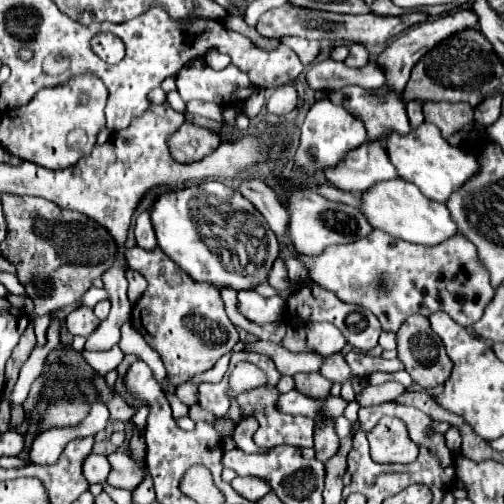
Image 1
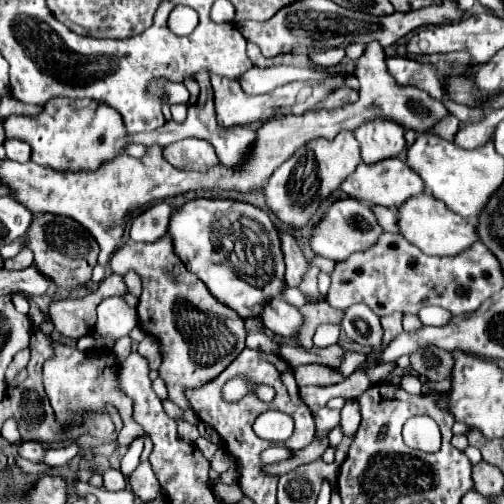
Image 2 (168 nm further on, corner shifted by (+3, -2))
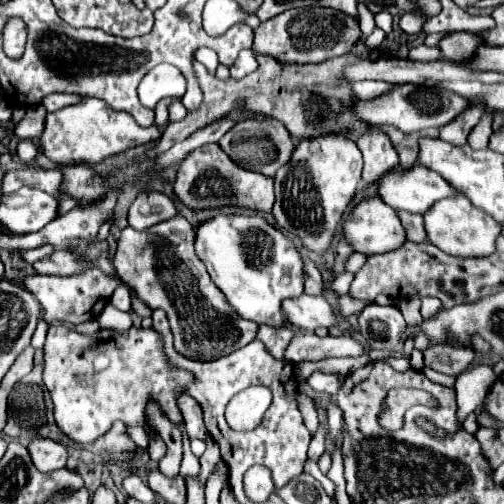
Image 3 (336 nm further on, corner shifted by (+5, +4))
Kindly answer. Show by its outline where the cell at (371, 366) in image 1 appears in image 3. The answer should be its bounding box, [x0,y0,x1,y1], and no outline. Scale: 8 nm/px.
[257,326,293,360]

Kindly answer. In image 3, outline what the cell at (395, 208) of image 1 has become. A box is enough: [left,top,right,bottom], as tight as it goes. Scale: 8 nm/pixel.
[425,196,501,258]

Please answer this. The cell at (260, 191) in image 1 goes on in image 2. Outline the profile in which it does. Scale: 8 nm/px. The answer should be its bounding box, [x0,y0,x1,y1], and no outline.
[279,232,307,286]

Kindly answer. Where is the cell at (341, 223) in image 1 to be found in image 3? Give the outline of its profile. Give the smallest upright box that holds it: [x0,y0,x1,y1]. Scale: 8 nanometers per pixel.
[343,196,407,256]

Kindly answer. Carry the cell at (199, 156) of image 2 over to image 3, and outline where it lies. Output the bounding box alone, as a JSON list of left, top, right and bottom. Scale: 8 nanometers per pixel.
[173,144,275,214]

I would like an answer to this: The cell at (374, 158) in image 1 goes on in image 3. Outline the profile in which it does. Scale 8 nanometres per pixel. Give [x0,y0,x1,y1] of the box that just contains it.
[379,166,459,214]

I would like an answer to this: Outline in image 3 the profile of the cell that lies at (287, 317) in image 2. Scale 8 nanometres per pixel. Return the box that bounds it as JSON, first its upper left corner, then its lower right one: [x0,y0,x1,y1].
[283,294,337,332]

